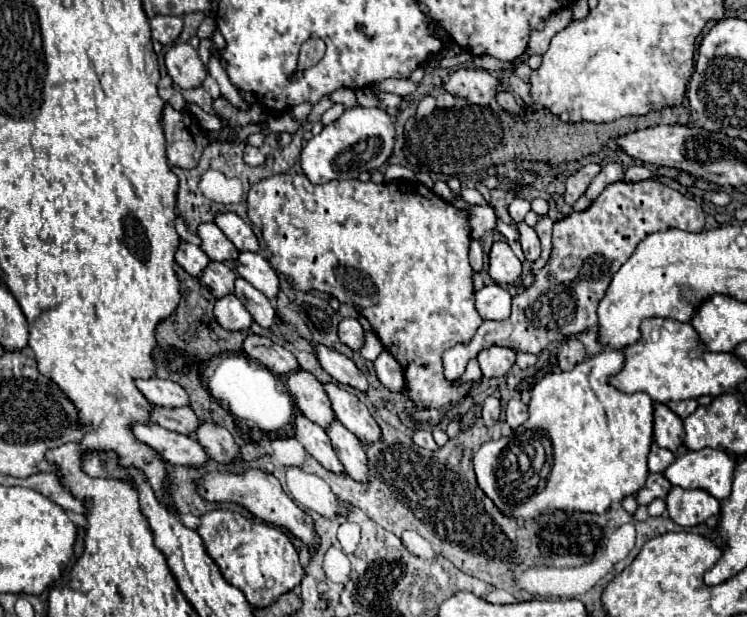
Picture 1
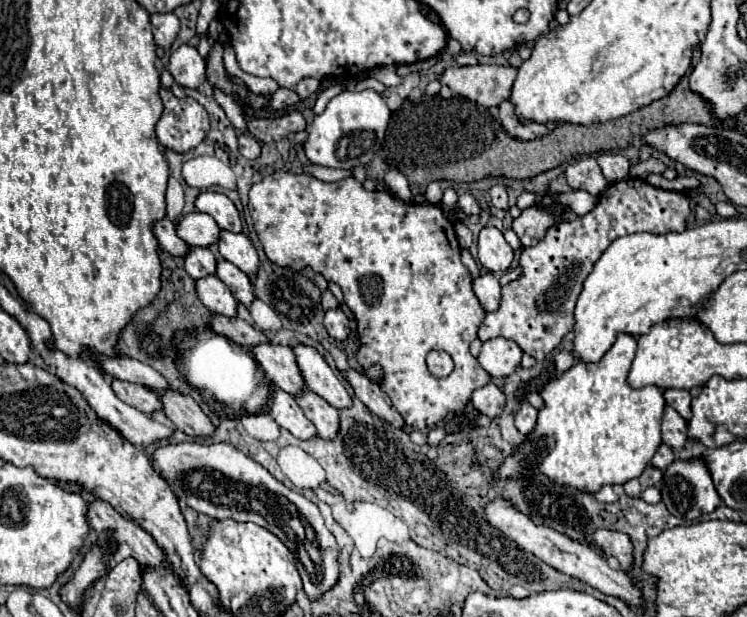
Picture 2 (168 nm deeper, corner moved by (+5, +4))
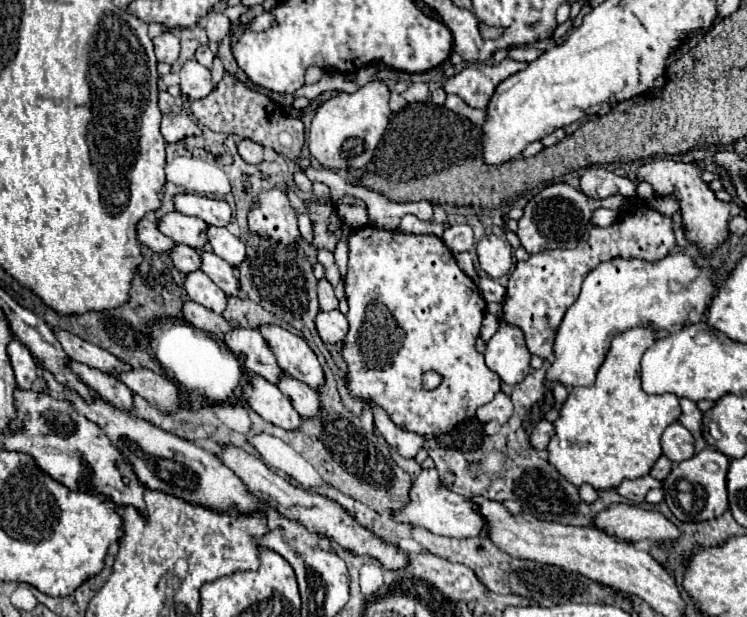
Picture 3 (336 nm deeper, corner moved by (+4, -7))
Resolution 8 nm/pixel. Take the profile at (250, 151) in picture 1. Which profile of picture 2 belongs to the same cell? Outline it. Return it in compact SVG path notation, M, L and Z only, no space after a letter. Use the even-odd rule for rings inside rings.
M243 133L243 135L239 135L239 151L247 159L257 159L261 153L261 145L255 137L251 137L249 133Z

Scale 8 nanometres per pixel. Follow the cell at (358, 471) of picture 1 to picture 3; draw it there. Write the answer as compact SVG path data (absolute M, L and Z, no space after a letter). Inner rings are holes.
M284 374L278 388L282 390L282 394L286 398L290 398L294 410L304 418L316 418L320 414L320 396L314 388L308 388L304 382L300 380L292 380L292 376Z

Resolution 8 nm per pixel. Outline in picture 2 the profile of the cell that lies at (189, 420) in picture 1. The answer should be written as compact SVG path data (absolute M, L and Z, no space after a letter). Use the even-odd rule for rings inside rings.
M113 379L111 383L115 395L125 401L127 405L151 415L155 411L161 411L163 405L159 401L157 395L153 395L151 391L147 391L147 387L143 385L137 385L137 383L127 383L127 381L119 381L119 379Z

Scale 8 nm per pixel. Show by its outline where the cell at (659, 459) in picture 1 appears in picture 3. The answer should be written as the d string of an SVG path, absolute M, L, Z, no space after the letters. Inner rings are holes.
M660 456L658 462L656 462L656 464L652 466L652 470L650 470L650 476L654 476L656 480L664 480L670 470L672 470L672 462L670 462L666 456Z

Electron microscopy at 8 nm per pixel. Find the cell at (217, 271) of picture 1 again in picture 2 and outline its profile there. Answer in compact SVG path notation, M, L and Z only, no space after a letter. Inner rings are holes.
M189 247L187 255L183 257L185 271L193 279L201 279L205 275L215 273L215 255L207 247Z

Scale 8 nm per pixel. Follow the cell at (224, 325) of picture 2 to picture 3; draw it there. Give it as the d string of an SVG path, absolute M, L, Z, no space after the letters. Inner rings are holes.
M186 302L182 312L184 312L184 318L192 326L196 326L196 328L200 328L200 330L216 336L216 338L222 338L224 334L228 334L232 330L232 326L224 320L224 316L220 316L220 314L208 310L196 302Z

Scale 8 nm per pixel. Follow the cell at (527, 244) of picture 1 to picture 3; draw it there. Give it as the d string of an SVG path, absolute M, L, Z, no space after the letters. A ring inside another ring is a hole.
M560 182L560 184L552 184L548 188L544 188L542 192L538 192L524 208L524 216L518 220L518 238L520 244L526 248L528 254L536 254L536 252L544 252L548 248L574 248L588 232L590 228L590 216L596 208L604 206L610 210L620 210L624 204L624 198L620 194L608 196L604 200L592 200L588 196L584 196L582 192L578 192L576 188Z

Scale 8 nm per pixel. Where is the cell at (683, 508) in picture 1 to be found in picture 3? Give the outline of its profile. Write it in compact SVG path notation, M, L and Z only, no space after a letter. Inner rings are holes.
M704 448L700 454L676 464L664 484L664 500L672 514L680 522L704 522L724 514L728 508L728 494L726 494L726 468L728 458L714 448Z

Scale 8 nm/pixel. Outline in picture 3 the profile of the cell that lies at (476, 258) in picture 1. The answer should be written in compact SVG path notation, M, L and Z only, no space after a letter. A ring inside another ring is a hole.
M456 224L456 226L450 226L444 230L442 234L442 240L444 244L454 252L454 254L460 254L460 252L468 252L474 244L474 236L472 236L472 228L466 226L466 224Z

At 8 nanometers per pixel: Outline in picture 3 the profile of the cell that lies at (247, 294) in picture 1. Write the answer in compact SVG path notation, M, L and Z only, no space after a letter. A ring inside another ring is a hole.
M202 252L202 272L212 278L212 282L224 290L228 296L238 296L240 294L240 284L234 274L234 268L224 262L220 256L214 252Z

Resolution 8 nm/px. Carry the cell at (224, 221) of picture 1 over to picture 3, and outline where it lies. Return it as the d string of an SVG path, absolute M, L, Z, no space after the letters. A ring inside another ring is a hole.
M178 194L174 204L178 212L202 218L210 226L228 226L232 220L232 208L224 200L212 200L198 194Z

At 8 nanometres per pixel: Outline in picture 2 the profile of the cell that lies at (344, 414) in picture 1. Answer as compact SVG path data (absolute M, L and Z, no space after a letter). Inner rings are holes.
M295 345L293 353L299 365L299 371L305 379L305 385L311 391L321 395L335 409L345 409L351 405L351 397L347 389L343 387L343 383L337 379L329 363L323 359L323 355L315 347Z

